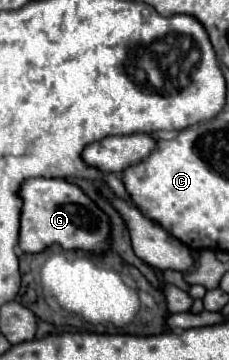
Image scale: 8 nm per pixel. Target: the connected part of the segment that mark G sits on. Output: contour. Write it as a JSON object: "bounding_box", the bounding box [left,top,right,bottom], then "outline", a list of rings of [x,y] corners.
{"bounding_box":[18,178,110,254],"outline":[[[30,178],[20,184],[20,234],[18,246],[22,252],[42,252],[50,244],[60,244],[64,250],[88,250],[102,254],[108,246],[110,220],[84,192],[60,178]]]}

